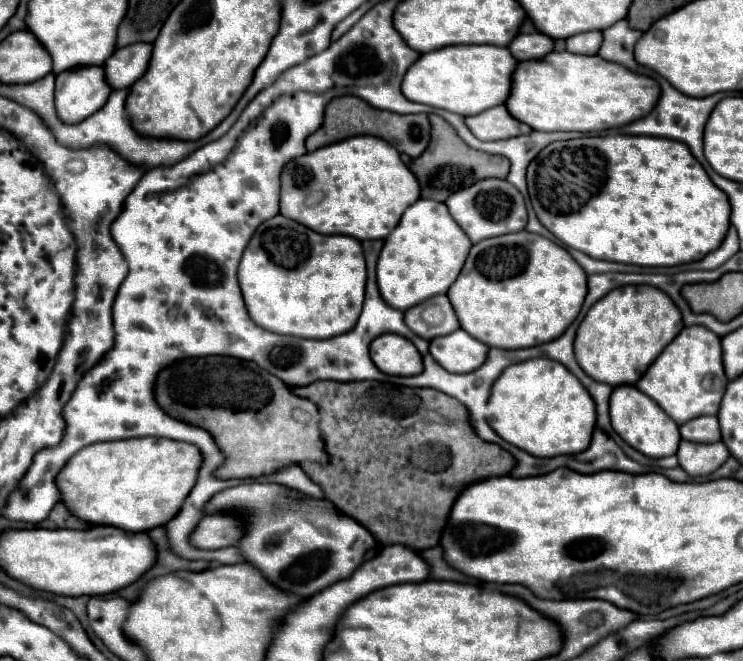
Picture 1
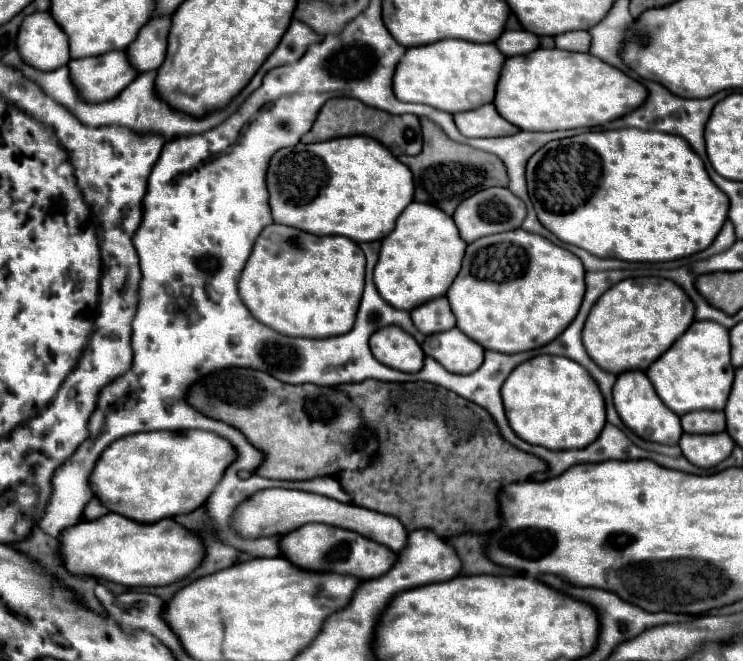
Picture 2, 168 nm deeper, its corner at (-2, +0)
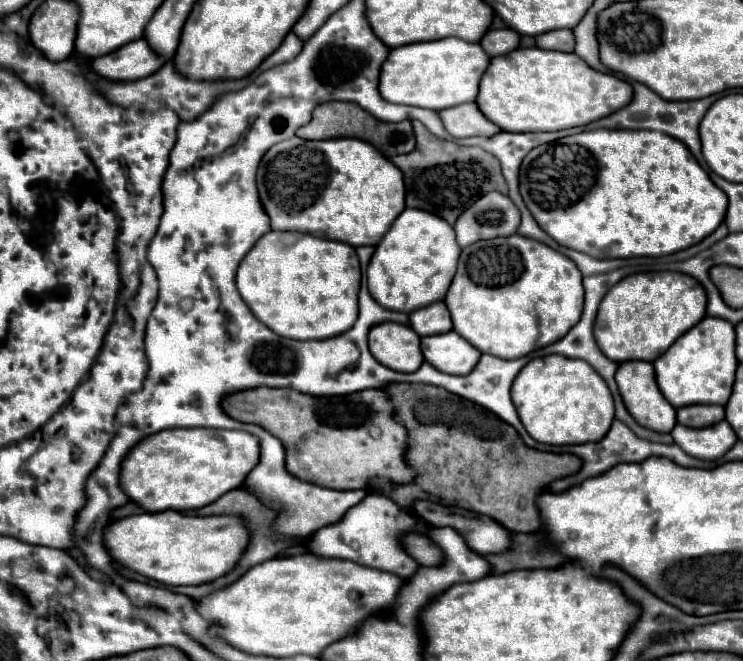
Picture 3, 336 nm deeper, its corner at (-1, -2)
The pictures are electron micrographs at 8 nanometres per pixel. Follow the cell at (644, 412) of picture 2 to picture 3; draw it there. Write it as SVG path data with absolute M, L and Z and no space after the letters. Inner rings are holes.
M623 362L619 364L619 370L617 370L617 386L619 386L619 392L621 392L621 398L623 398L623 404L627 408L627 412L643 426L643 428L649 428L649 430L655 430L655 432L671 432L673 426L677 424L675 420L675 410L673 406L669 406L669 402L665 402L663 394L659 392L659 386L655 382L655 370L653 370L653 364L649 362Z

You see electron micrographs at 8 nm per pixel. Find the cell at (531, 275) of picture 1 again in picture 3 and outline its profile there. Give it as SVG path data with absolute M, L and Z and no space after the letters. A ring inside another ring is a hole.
M521 234L481 240L463 248L445 304L459 336L483 354L513 360L557 342L579 322L581 272L571 258Z

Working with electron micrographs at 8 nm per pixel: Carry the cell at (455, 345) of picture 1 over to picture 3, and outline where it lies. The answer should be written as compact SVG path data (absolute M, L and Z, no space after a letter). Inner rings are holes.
M455 330L421 338L421 352L437 370L459 376L469 374L469 370L473 370L481 358L481 352L465 342L465 338L457 336Z

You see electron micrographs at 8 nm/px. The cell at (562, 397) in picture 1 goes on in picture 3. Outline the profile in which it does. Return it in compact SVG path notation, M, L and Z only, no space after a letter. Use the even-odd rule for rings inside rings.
M565 356L533 358L513 380L513 404L531 438L543 444L585 444L601 440L615 416L613 398L603 378L583 360Z

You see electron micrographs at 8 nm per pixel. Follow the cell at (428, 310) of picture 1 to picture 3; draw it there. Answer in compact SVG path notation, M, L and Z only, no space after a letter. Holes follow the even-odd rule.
M435 302L409 314L409 324L419 336L433 336L451 330L451 316L445 302Z

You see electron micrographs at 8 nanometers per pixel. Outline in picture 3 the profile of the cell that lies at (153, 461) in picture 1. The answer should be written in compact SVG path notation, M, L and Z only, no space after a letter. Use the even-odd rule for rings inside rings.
M177 428L177 430L165 430L165 432L157 432L157 434L151 434L149 438L143 438L139 442L139 446L135 446L129 454L125 454L125 462L121 462L121 490L125 490L125 494L129 494L129 500L135 502L137 506L141 506L145 512L165 512L169 508L173 510L197 510L197 508L203 508L211 502L215 502L219 496L223 496L225 492L229 490L235 490L241 486L243 478L247 476L249 470L253 470L253 466L257 464L259 460L259 440L247 432L241 432L241 430L211 430L211 428Z

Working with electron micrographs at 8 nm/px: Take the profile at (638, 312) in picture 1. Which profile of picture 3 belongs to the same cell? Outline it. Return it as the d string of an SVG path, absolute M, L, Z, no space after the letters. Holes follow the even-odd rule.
M679 272L633 274L617 282L601 300L593 334L599 350L613 362L657 360L681 334L705 316L705 290Z

